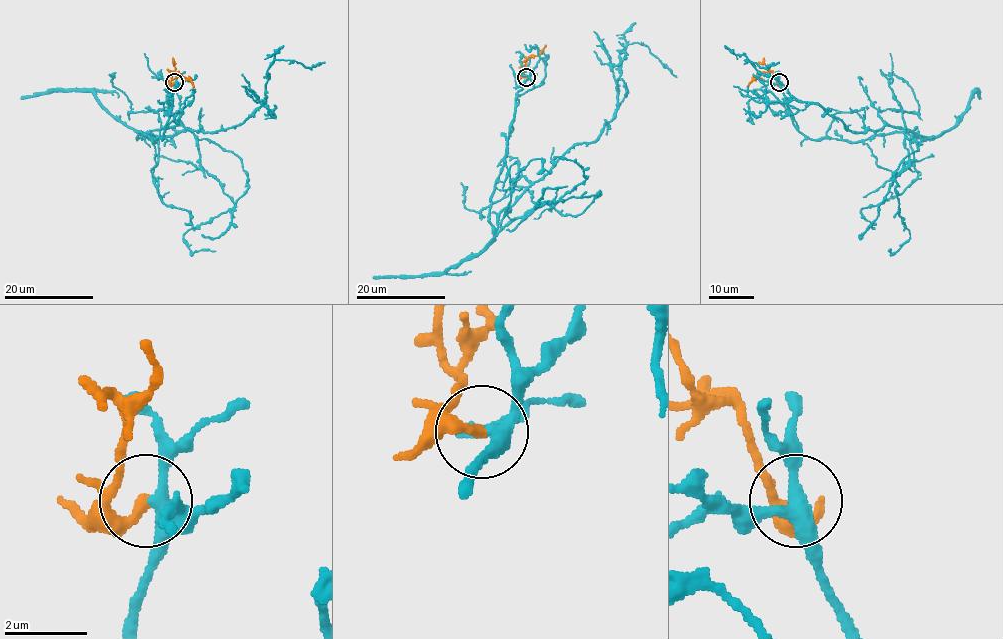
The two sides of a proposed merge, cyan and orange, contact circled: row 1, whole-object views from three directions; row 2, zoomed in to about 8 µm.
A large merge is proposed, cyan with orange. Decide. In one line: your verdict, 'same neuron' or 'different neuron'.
same neuron

